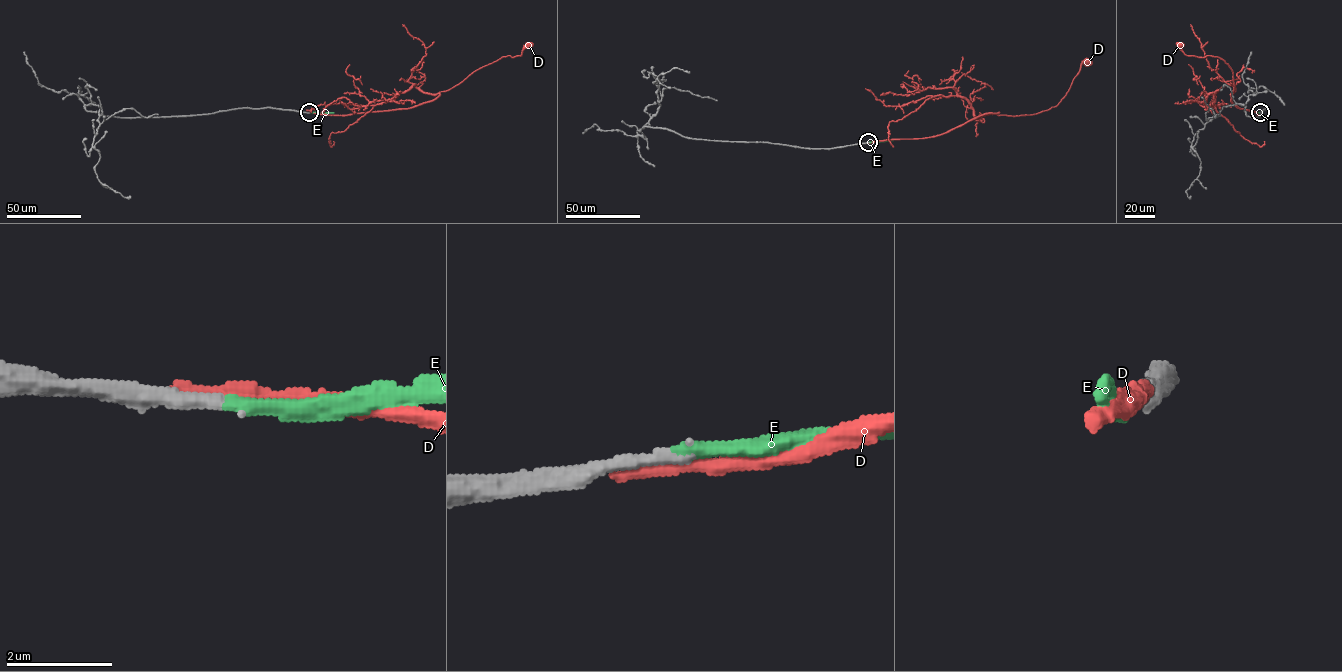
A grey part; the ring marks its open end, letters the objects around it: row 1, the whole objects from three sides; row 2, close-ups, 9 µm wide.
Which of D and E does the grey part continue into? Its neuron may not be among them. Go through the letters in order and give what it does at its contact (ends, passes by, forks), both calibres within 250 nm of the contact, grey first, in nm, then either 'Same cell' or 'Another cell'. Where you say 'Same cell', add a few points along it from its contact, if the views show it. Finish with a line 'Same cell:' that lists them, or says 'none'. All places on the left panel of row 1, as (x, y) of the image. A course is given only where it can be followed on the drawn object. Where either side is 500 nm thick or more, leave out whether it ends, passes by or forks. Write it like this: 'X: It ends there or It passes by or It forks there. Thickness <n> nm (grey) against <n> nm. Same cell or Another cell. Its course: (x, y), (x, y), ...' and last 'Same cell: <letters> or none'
D: It ends there. Thickness 320 nm (grey) against 360 nm. Another cell
E: It ends there. Thickness 280 nm (grey) against 280 nm. Same cell. Its course: (309, 113), (334, 112)
Same cell: E

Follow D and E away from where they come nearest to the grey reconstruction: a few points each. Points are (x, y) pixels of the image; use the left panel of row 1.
D: (308, 113), (350, 115), (408, 109), (433, 101), (439, 92), (457, 85), (502, 57), (520, 55), (527, 45)
E: (309, 113), (334, 112)

